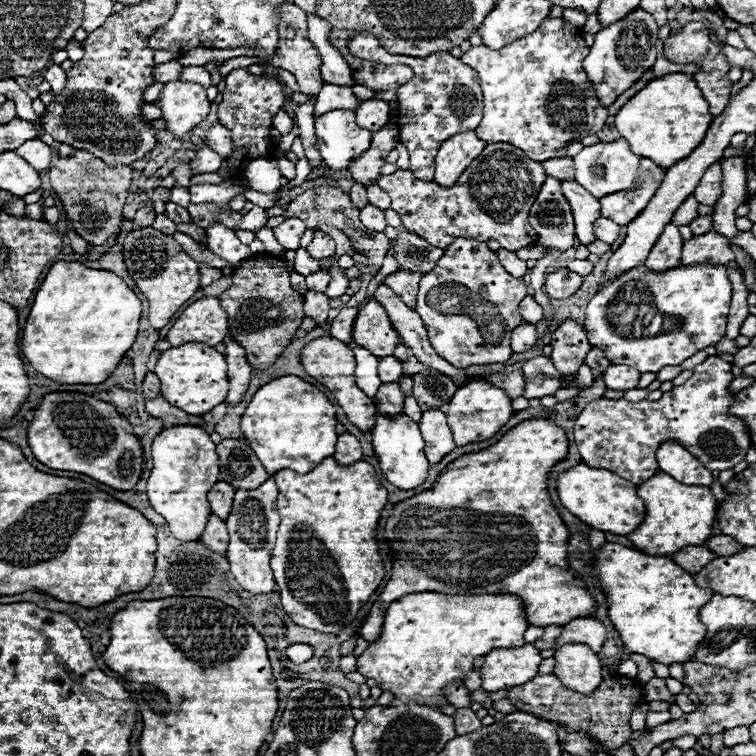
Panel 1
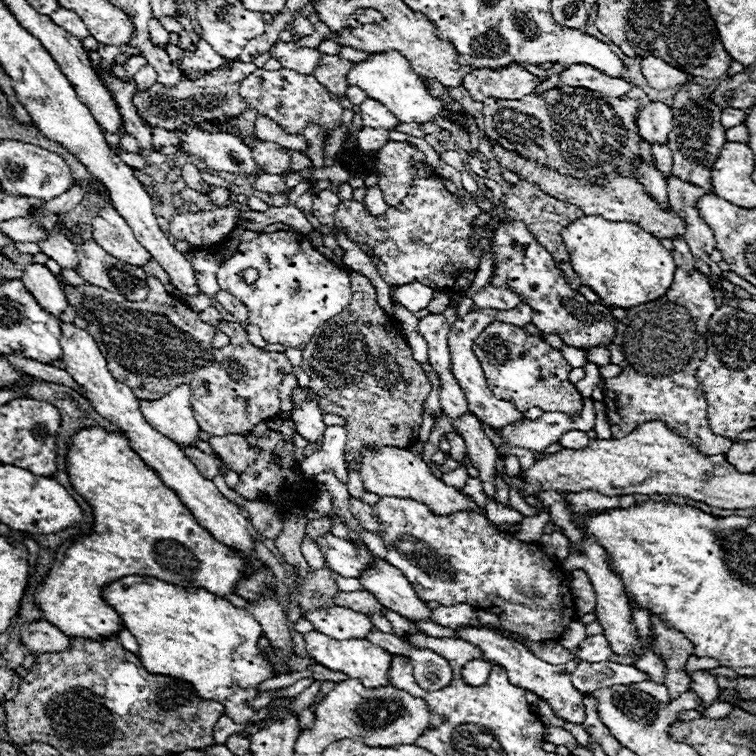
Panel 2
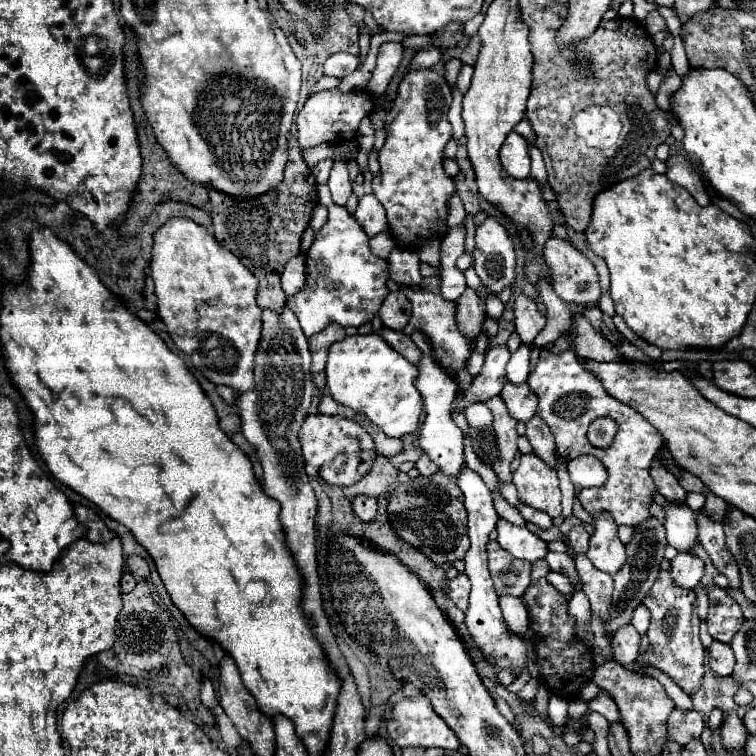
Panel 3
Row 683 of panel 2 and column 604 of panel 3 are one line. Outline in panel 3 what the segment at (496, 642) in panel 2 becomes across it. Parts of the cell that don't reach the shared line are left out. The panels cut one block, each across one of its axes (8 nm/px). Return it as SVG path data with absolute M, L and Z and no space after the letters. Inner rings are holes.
M600 512L594 518L594 532L590 536L590 548L586 556L590 562L602 570L614 576L626 560L624 544L618 538L618 526L612 524L612 516L608 512Z

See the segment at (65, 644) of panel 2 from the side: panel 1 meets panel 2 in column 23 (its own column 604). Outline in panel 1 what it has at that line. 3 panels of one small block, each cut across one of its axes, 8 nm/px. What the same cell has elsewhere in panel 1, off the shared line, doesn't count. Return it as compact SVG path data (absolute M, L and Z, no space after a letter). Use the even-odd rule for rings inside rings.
M576 618L568 622L558 636L554 648L560 648L564 644L588 644L594 652L600 652L606 640L606 628L602 622L594 618Z

